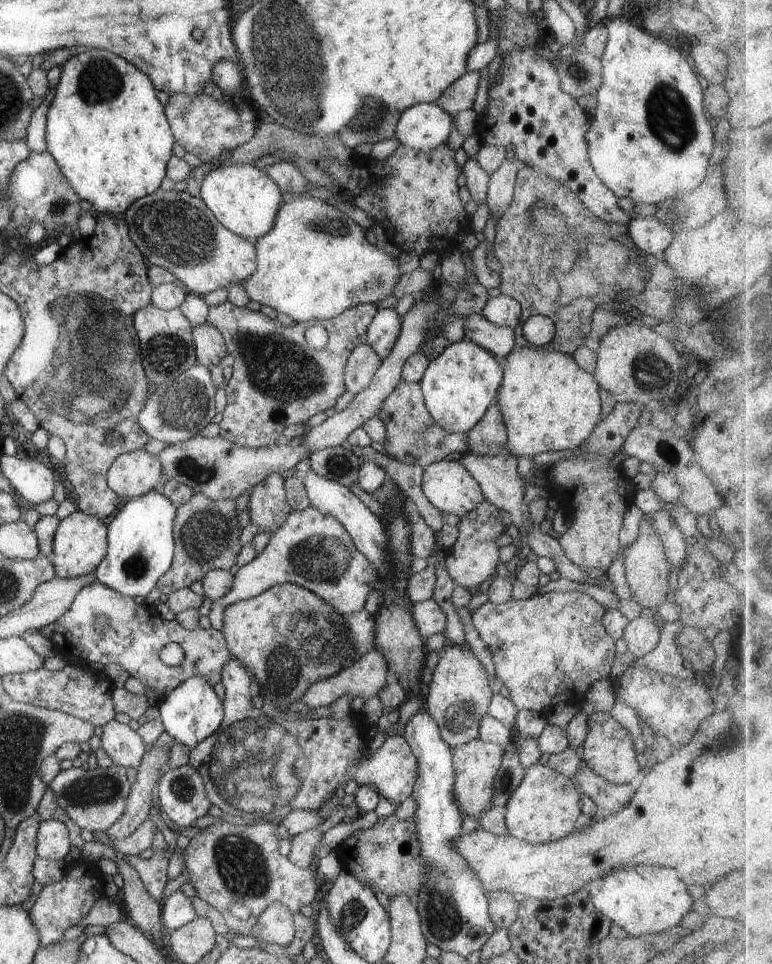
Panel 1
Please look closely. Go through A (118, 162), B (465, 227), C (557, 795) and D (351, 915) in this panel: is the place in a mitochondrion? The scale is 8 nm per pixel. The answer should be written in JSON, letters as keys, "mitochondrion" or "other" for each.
{"A":"other","B":"other","C":"other","D":"mitochondrion"}

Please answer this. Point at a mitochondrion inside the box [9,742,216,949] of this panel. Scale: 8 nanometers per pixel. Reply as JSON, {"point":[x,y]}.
{"point":[82,793]}

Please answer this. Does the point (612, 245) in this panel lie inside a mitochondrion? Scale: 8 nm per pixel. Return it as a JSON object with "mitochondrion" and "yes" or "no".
{"mitochondrion":"no"}

